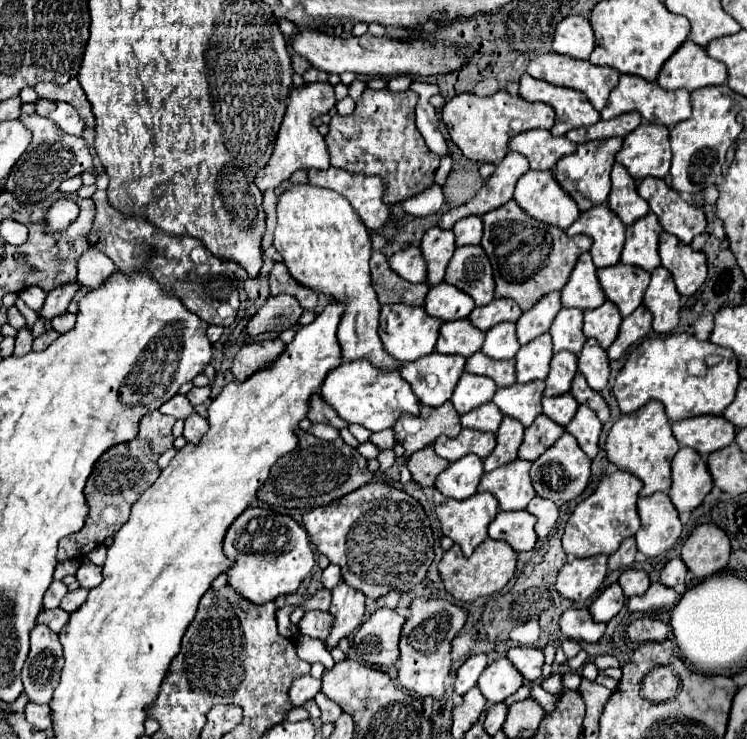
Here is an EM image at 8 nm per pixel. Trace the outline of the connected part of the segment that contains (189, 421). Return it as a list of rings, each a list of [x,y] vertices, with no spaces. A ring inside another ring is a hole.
[[[193,413],[185,419],[185,429],[183,429],[183,437],[189,443],[199,443],[201,437],[207,433],[207,419],[203,419],[201,415]]]

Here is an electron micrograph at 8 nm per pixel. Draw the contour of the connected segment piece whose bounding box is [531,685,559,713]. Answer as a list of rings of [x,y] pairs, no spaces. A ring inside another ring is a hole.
[[[533,685],[531,687],[531,699],[535,699],[547,713],[551,713],[557,707],[557,703],[559,703],[559,695],[543,691],[541,685]]]

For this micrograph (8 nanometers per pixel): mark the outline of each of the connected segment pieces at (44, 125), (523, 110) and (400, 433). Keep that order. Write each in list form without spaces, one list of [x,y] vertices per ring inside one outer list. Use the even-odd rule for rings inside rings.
[[[23,113],[19,119],[33,133],[33,141],[31,141],[29,151],[25,151],[19,157],[19,161],[15,163],[15,167],[11,169],[5,189],[11,191],[21,203],[37,203],[37,201],[49,197],[53,191],[59,189],[61,181],[75,177],[93,165],[89,147],[83,137],[67,135],[65,131],[61,131],[61,135],[59,135],[59,127],[55,127],[55,123],[51,123],[51,119],[41,117],[37,113],[31,113],[31,115]]]
[[[497,91],[489,97],[461,93],[445,103],[441,119],[449,131],[451,141],[461,149],[467,159],[477,163],[499,163],[507,153],[507,143],[511,137],[537,127],[551,129],[555,121],[555,111],[545,103],[529,103],[519,95],[511,97],[507,91]]]
[[[447,401],[439,407],[421,405],[417,419],[419,419],[419,431],[417,433],[407,433],[405,431],[403,417],[393,427],[397,441],[405,447],[405,455],[411,455],[411,453],[431,445],[439,435],[457,437],[459,431],[461,431],[459,413],[455,411],[451,401]]]

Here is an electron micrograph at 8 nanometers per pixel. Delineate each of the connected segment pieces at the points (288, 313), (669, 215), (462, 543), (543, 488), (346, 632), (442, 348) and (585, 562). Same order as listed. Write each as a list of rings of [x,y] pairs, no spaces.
[[[291,295],[269,297],[267,303],[247,321],[245,331],[249,337],[261,335],[265,331],[285,331],[297,325],[303,309]]]
[[[645,177],[637,193],[649,203],[651,211],[657,215],[663,231],[675,235],[683,243],[691,243],[691,239],[705,231],[705,213],[689,205],[681,199],[677,191],[673,191],[663,179]]]
[[[435,491],[435,513],[441,521],[443,535],[453,539],[453,543],[457,543],[463,549],[463,553],[469,557],[475,551],[475,547],[487,539],[487,525],[499,513],[499,503],[491,493],[477,493],[471,499],[455,501],[455,499],[447,499],[445,495]]]
[[[567,431],[555,441],[555,445],[549,451],[545,451],[539,459],[535,459],[531,467],[531,479],[537,495],[543,499],[551,499],[555,503],[565,503],[579,497],[585,491],[589,477],[591,477],[591,459],[581,451],[575,437],[569,435]]]
[[[341,581],[333,589],[333,601],[331,601],[329,613],[333,615],[335,623],[333,623],[331,635],[323,643],[329,649],[333,649],[343,637],[349,637],[361,625],[361,619],[365,613],[365,595]]]
[[[467,319],[447,321],[441,325],[435,349],[445,355],[461,355],[467,359],[481,349],[483,339],[485,333],[477,331],[477,327],[473,327]]]
[[[607,555],[573,559],[563,565],[557,575],[557,591],[571,601],[587,601],[593,597],[607,575]]]

